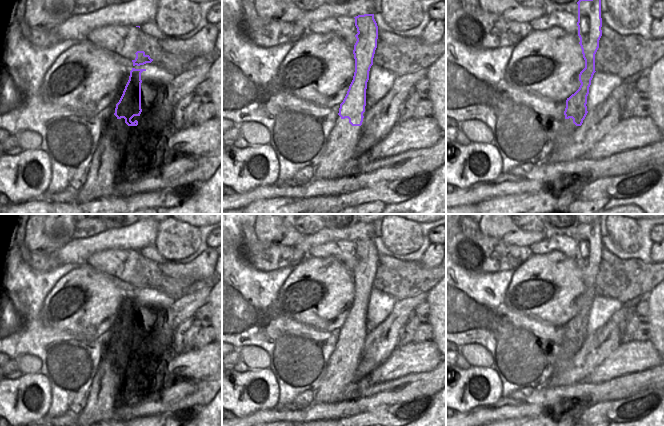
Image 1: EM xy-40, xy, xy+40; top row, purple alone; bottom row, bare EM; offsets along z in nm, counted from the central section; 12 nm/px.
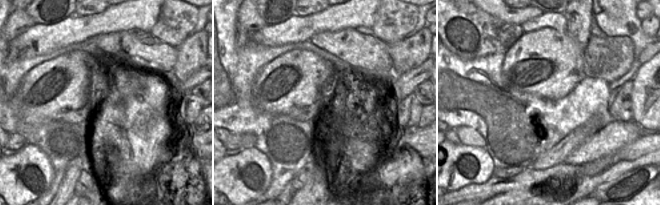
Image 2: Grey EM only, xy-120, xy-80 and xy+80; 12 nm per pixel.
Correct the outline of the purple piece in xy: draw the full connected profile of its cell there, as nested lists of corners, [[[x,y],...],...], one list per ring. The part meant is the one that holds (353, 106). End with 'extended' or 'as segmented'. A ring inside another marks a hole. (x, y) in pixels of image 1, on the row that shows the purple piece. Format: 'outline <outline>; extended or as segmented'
outline [[[374,14],[355,18],[357,41],[354,45],[355,72],[347,94],[340,104],[339,113],[326,144],[326,150],[314,167],[312,181],[334,176],[337,167],[352,169],[352,174],[365,174],[366,159],[335,159],[334,151],[354,151],[365,116],[366,89],[369,71],[377,48],[378,26]]]; extended

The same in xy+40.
outline [[[579,0],[578,36],[585,68],[579,74],[579,89],[566,100],[561,126],[557,132],[556,149],[572,143],[574,133],[580,128],[587,111],[587,96],[595,71],[595,54],[602,36],[601,0]]]; extended

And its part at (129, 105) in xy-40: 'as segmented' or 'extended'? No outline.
extended

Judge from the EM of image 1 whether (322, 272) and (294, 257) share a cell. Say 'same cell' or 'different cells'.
different cells

